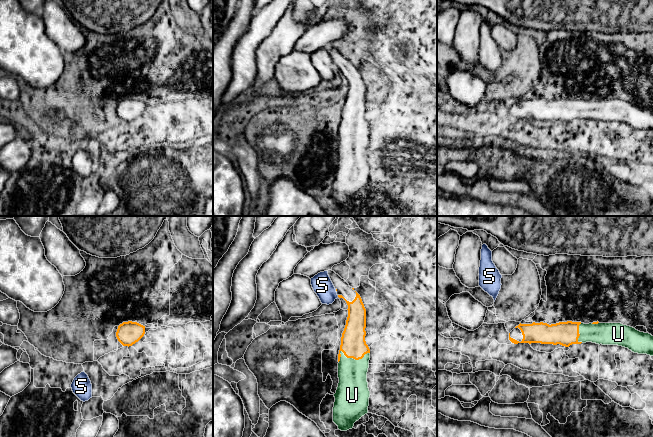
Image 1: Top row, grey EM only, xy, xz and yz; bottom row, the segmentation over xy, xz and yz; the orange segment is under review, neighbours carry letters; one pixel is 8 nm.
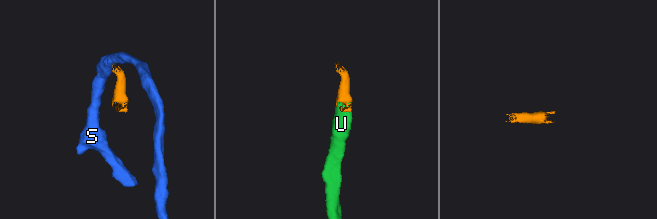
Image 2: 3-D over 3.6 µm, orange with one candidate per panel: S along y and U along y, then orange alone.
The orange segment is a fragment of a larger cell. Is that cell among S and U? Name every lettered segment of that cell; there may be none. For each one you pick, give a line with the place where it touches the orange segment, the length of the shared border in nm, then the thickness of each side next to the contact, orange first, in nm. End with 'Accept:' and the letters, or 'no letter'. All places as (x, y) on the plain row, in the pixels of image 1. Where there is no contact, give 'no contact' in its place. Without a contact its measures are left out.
U: meets orange in xz at (350, 133); contact 260 nm long; 200 nm thick on the orange side, 240 nm on the other
Accept: U

